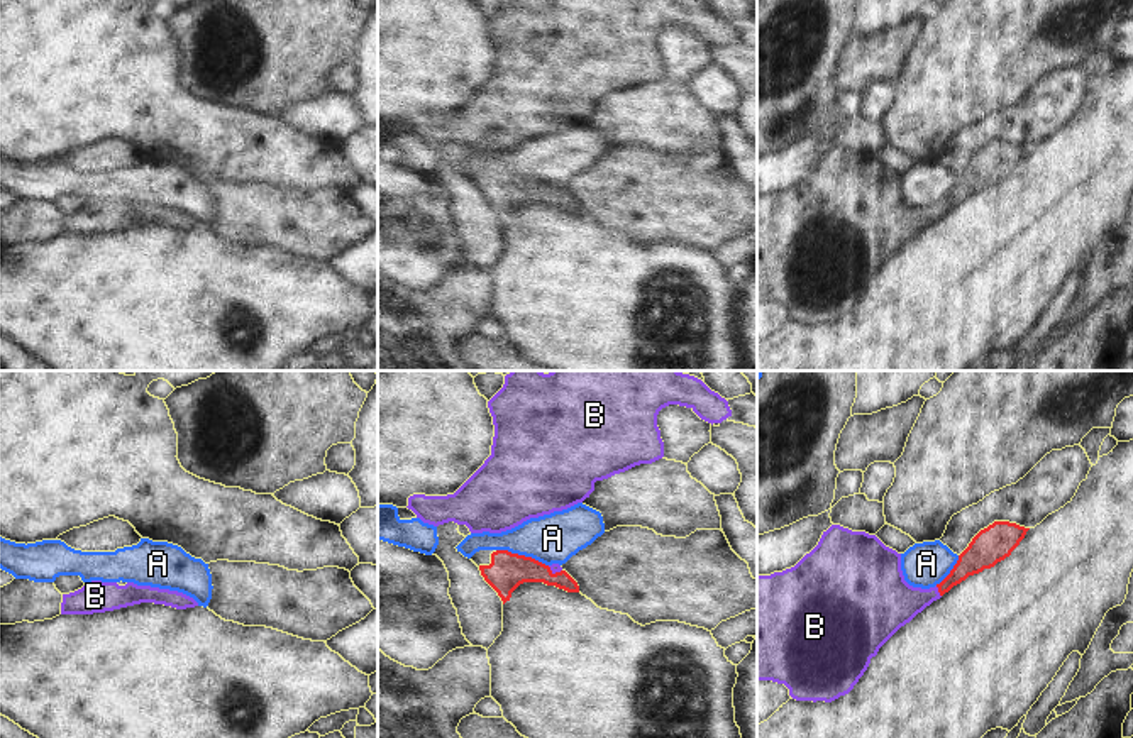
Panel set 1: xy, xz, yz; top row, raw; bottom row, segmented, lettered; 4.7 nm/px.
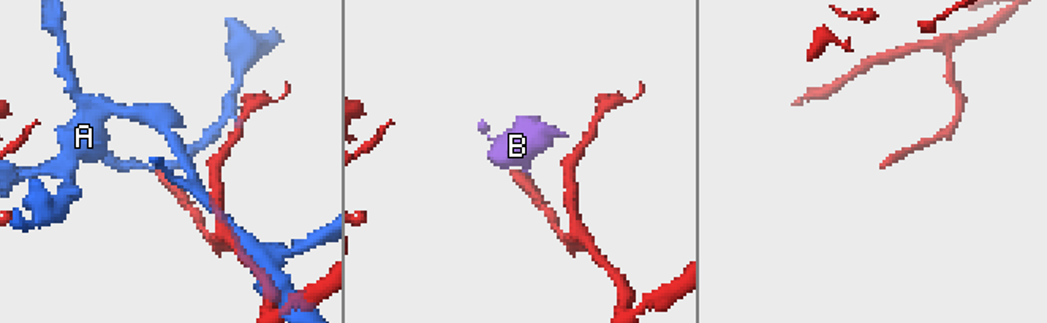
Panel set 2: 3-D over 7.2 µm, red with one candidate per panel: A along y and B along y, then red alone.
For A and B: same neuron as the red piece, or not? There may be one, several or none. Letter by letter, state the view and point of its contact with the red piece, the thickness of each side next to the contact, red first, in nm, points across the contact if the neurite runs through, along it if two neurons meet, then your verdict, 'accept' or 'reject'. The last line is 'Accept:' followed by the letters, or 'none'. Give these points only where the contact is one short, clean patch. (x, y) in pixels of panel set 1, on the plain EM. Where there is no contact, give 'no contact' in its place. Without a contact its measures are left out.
A: contact xz (522, 176); calibres 180 and 240 nm; border xz (497, 170), (530, 176), (547, 187); reject
B: contact yz (939, 212); calibres 140 and 260 nm; way yz (978, 176), (939, 212), (910, 222), (888, 222); accept
Accept: B

